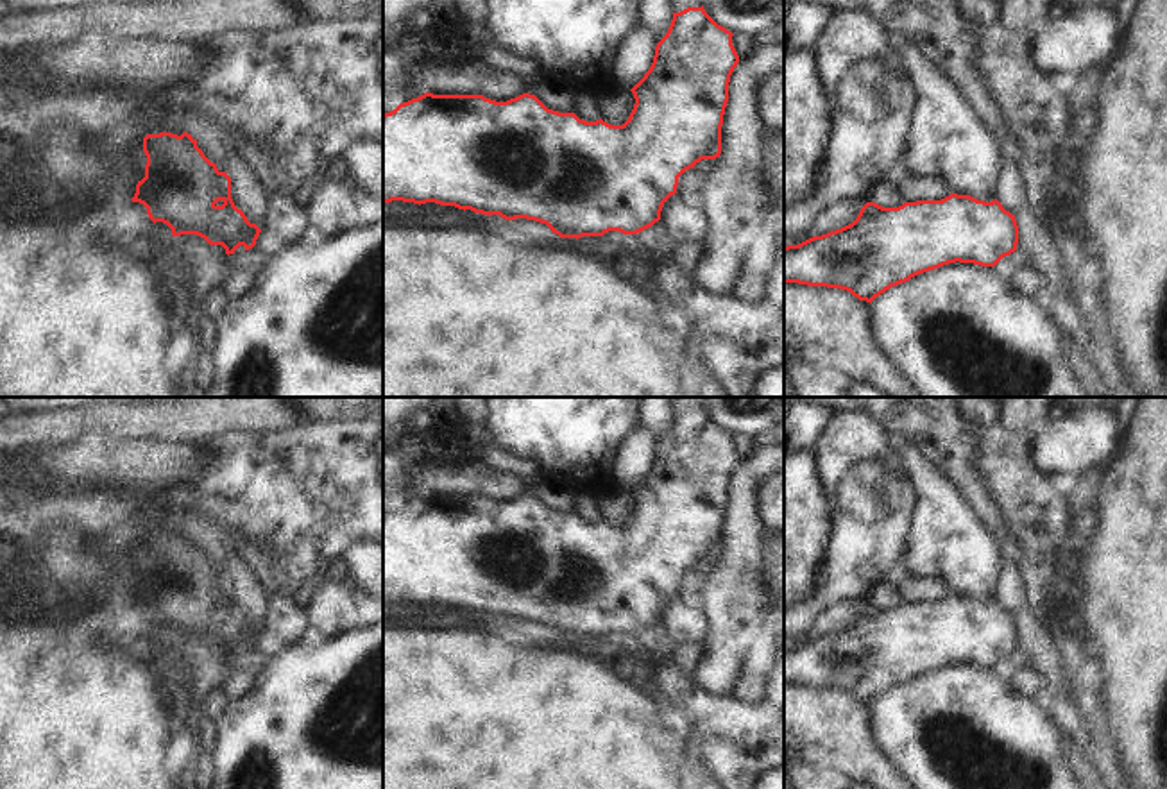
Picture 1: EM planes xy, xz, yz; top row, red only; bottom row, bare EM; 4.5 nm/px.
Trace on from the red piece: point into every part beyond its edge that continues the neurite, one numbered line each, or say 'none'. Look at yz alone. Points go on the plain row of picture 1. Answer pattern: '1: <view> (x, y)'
none

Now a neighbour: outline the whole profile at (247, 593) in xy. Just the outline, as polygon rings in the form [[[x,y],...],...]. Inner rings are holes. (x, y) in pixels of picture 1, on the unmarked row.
[[[227,551],[224,573],[231,578],[231,599],[238,610],[243,612],[251,624],[263,630],[263,617],[267,612],[267,594],[254,573],[236,556]]]

